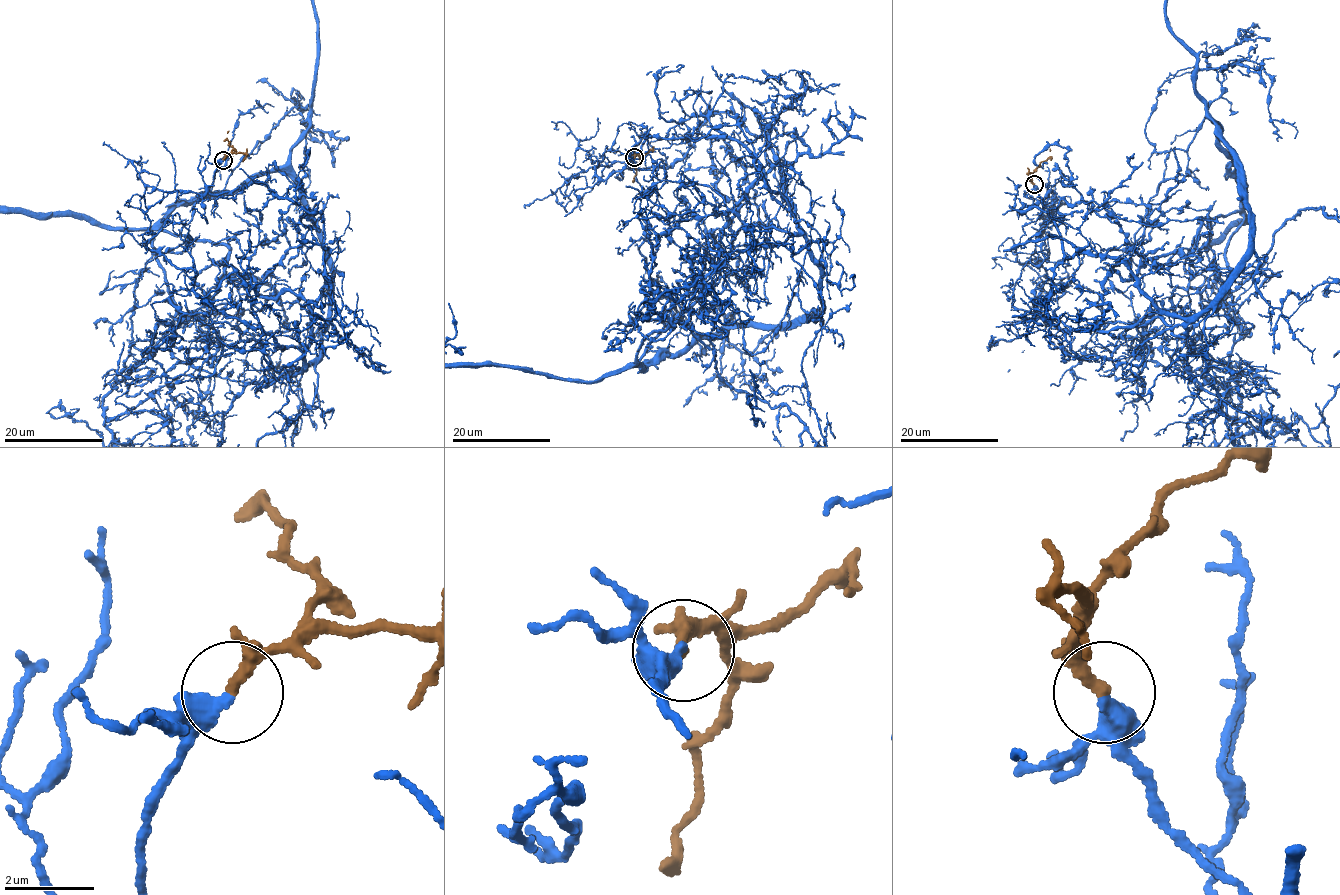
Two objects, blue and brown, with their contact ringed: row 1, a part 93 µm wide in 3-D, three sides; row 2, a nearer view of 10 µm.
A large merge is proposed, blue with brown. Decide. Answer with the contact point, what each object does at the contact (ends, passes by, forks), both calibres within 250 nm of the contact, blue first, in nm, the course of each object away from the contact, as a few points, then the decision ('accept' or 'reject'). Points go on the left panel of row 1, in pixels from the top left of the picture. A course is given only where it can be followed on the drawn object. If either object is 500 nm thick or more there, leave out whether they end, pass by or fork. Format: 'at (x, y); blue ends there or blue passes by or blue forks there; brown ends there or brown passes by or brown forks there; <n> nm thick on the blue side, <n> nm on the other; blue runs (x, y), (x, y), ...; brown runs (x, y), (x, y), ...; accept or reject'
at (223, 160); blue ends there; brown ends there; 440 nm thick on the blue side, 280 nm on the other; blue runs (223, 160), (211, 194), (321, 214), (304, 367), (331, 304), (291, 163); brown runs (223, 160), (232, 148), (227, 138), (229, 131); accept

